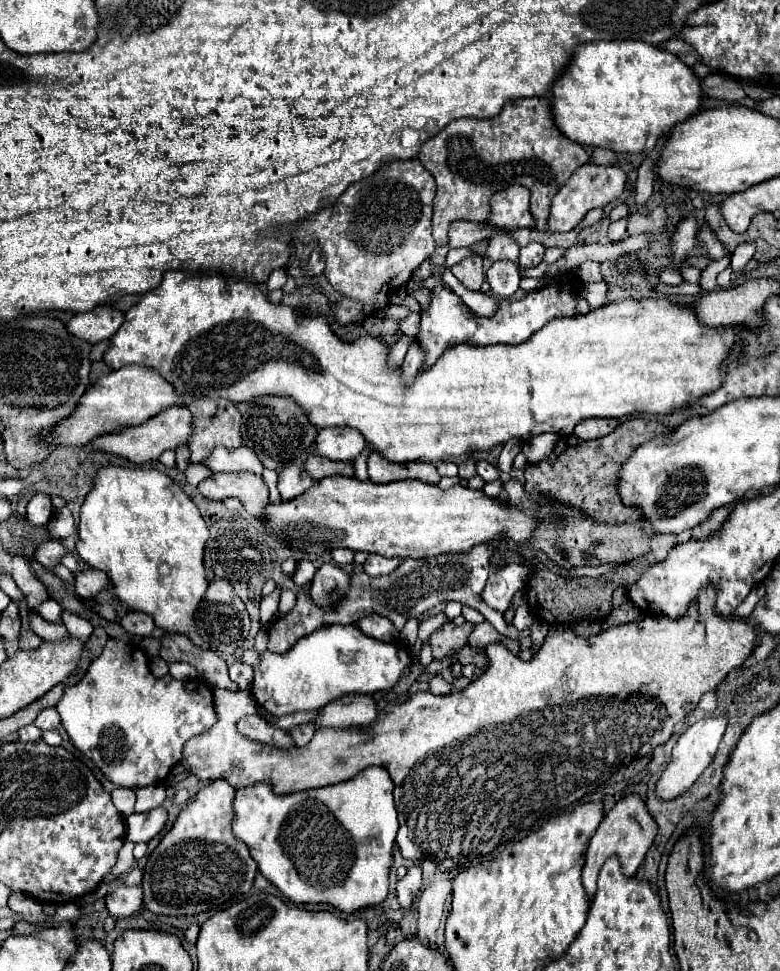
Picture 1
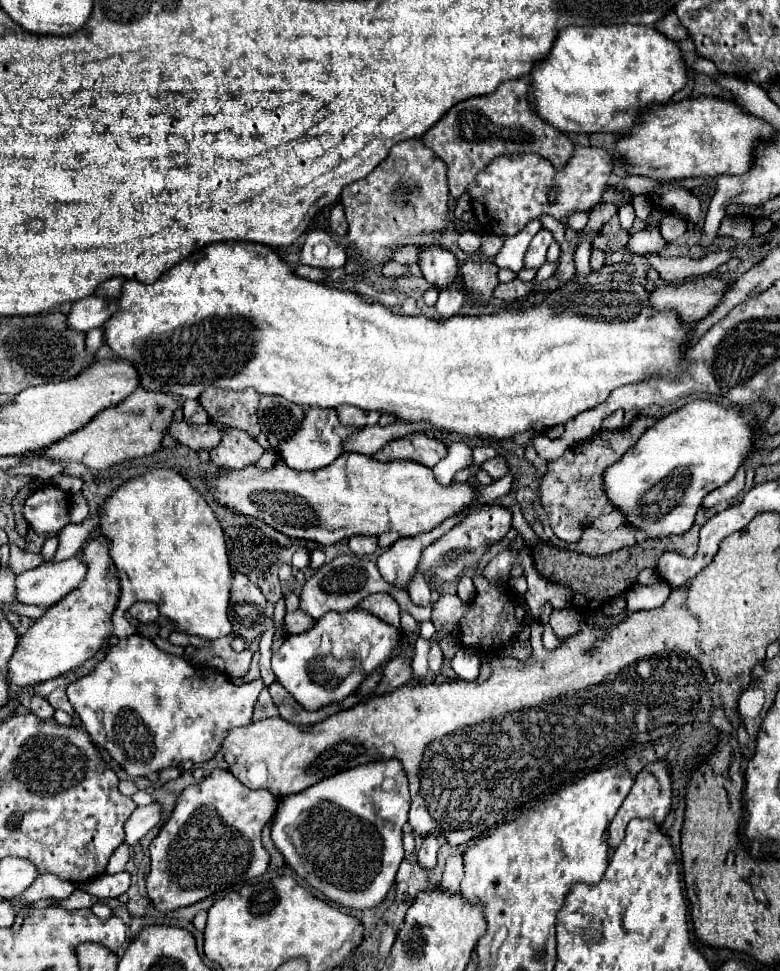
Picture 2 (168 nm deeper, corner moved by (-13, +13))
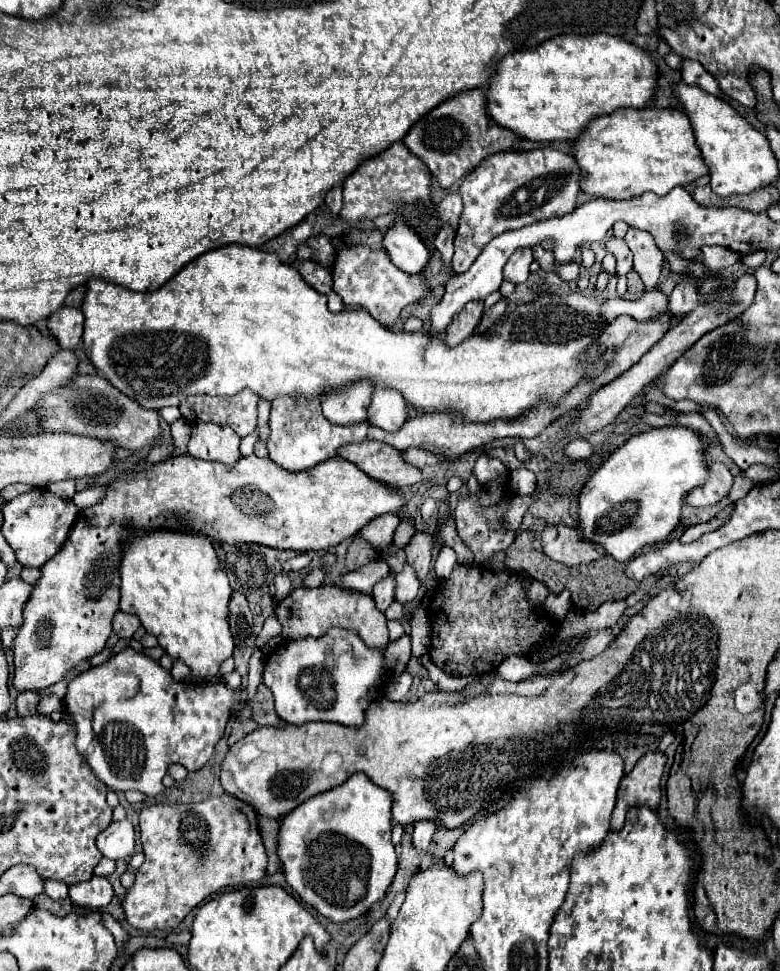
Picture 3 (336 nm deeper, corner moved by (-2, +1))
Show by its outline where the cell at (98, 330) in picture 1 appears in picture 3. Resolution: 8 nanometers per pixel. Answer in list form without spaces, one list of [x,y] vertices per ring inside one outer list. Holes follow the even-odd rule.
[[[61,306],[57,312],[53,312],[47,320],[47,328],[51,336],[59,342],[61,348],[73,350],[83,334],[83,312],[79,308]]]

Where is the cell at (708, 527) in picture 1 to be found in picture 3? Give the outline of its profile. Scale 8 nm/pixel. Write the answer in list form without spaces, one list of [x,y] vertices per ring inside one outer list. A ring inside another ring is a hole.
[[[709,462],[709,480],[705,480],[705,484],[701,484],[701,488],[693,488],[693,492],[689,492],[689,496],[685,496],[685,502],[693,508],[705,508],[705,506],[713,506],[717,504],[721,498],[727,496],[733,476],[729,472],[729,468],[721,462]]]

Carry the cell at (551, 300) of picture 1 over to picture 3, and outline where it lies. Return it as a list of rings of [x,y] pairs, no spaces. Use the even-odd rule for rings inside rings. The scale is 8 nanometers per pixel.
[[[393,224],[383,236],[383,248],[391,256],[391,262],[403,272],[419,274],[429,264],[429,250],[407,224]]]

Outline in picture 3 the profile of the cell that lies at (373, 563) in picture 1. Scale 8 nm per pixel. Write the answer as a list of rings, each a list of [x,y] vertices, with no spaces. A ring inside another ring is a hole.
[[[383,578],[375,588],[373,588],[373,592],[371,592],[371,596],[373,596],[373,600],[375,600],[375,606],[381,610],[381,612],[385,612],[387,608],[389,608],[389,604],[395,600],[395,582],[393,582],[393,578]]]

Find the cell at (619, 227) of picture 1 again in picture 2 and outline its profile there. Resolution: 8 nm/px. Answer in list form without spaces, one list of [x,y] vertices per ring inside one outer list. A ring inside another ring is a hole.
[[[624,204],[624,206],[620,206],[620,210],[618,210],[618,216],[620,216],[620,224],[622,224],[622,228],[624,230],[630,230],[632,228],[632,222],[634,222],[634,208],[632,208],[632,204]]]

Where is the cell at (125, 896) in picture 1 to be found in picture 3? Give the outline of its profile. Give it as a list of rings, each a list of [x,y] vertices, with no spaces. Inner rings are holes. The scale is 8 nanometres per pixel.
[[[93,876],[87,882],[69,886],[71,902],[85,908],[105,908],[111,902],[113,894],[113,886],[103,876]]]

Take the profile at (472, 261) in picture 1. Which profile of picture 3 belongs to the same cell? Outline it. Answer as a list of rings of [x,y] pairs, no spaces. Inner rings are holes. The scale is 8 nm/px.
[[[483,302],[465,304],[465,308],[455,316],[455,320],[447,328],[445,344],[457,346],[457,344],[461,344],[461,340],[465,340],[465,336],[471,336],[483,316],[483,310],[485,310]]]

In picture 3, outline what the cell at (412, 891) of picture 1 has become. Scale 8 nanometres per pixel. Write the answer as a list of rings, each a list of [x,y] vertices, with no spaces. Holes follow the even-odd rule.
[[[417,820],[417,824],[413,824],[413,846],[419,852],[429,848],[435,828],[437,828],[437,824],[433,824],[433,820]]]

